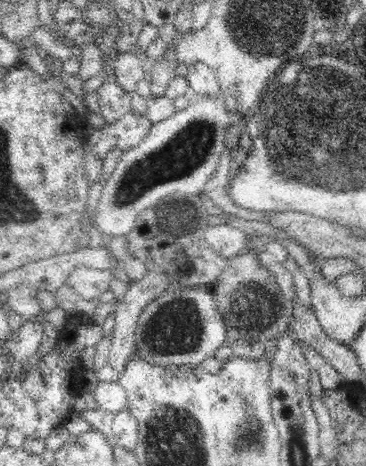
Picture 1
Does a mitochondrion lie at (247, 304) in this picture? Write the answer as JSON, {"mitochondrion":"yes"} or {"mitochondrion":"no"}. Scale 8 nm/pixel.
{"mitochondrion":"yes"}

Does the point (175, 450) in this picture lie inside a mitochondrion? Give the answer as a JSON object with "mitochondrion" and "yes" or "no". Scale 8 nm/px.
{"mitochondrion":"yes"}

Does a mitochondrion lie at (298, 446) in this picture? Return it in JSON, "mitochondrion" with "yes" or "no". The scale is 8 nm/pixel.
{"mitochondrion":"yes"}

